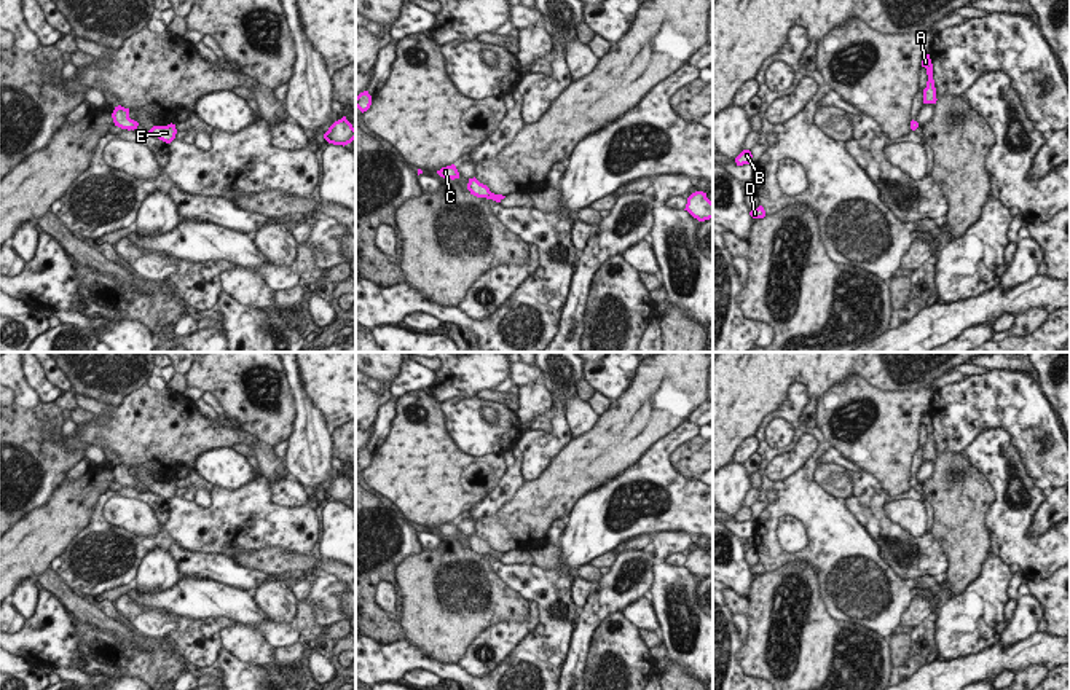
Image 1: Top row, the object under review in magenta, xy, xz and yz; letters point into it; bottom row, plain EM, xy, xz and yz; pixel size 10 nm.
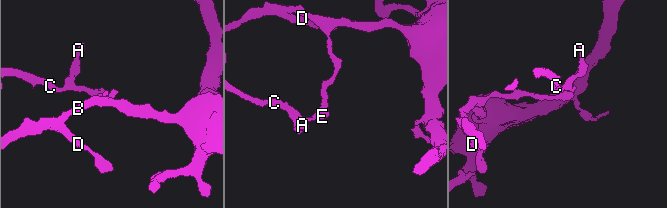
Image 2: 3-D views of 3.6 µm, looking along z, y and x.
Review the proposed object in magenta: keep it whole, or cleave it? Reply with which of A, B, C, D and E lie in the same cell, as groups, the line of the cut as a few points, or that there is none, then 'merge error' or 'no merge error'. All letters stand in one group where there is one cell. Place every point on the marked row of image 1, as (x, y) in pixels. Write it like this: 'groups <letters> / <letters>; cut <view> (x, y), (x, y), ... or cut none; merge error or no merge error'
groups A B C D E; cut none; no merge error

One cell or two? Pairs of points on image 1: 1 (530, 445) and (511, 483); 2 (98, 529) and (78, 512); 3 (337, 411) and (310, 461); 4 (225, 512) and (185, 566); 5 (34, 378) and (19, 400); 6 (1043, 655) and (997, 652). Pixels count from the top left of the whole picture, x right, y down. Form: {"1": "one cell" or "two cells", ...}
{"1": "two cells", "2": "two cells", "3": "two cells", "4": "two cells", "5": "two cells", "6": "one cell"}

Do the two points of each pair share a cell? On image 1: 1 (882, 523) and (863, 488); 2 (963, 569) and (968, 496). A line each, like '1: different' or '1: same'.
1: same
2: same

